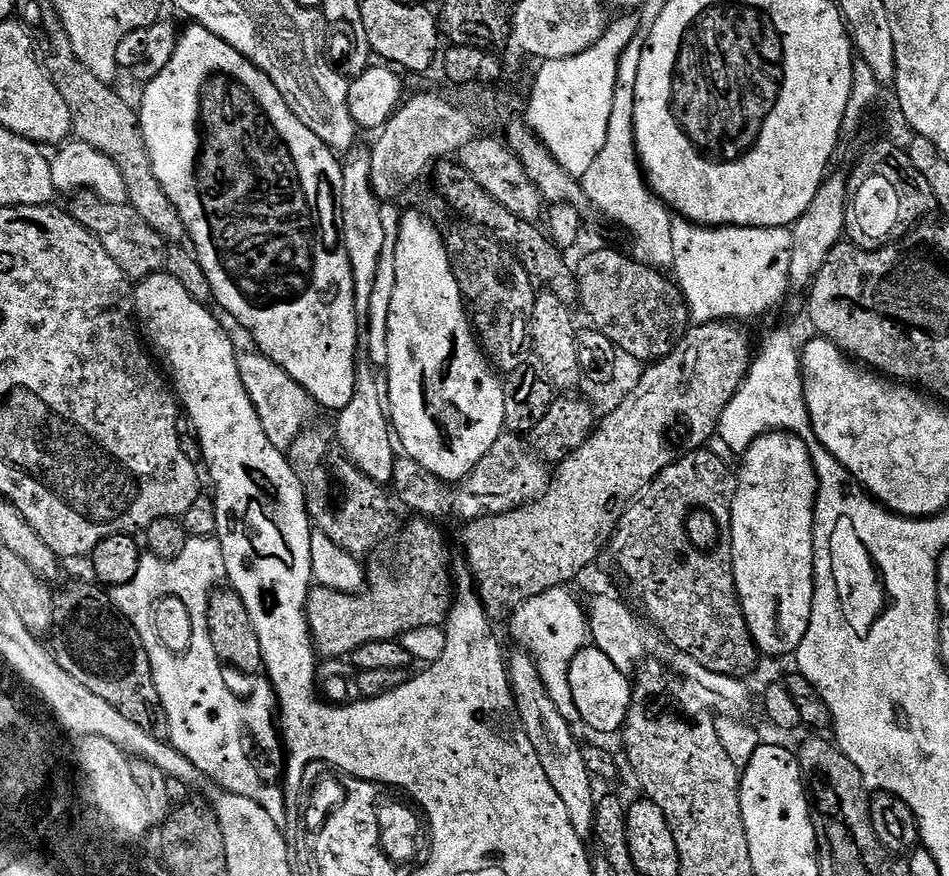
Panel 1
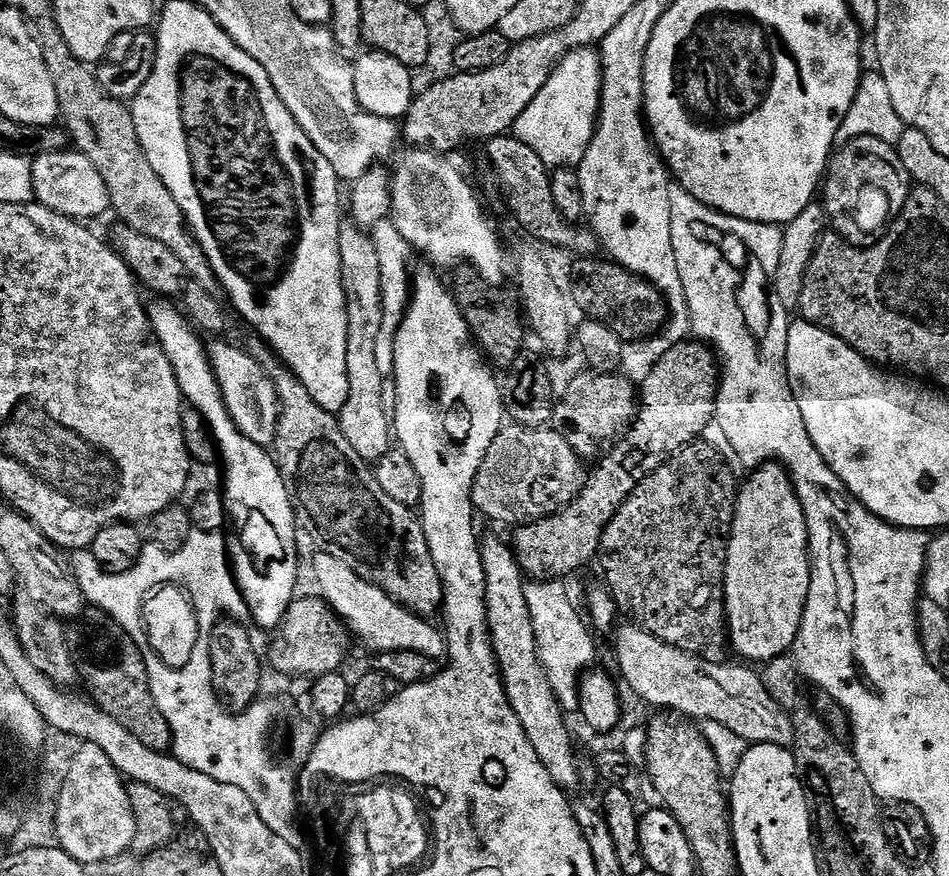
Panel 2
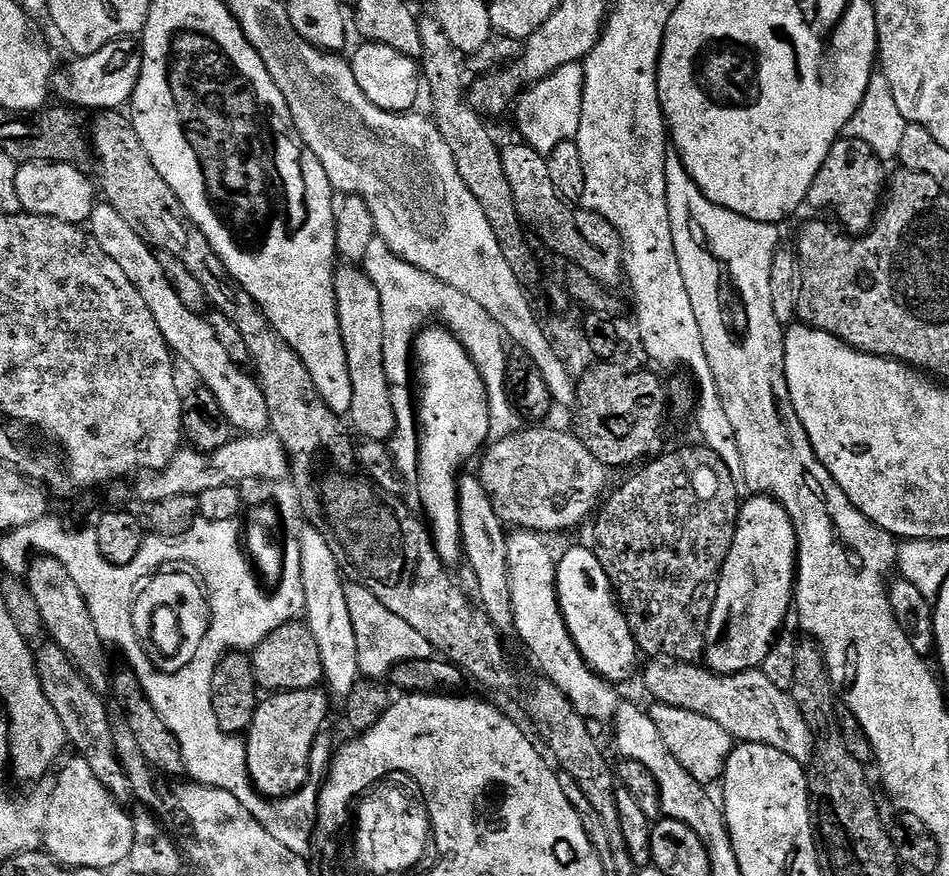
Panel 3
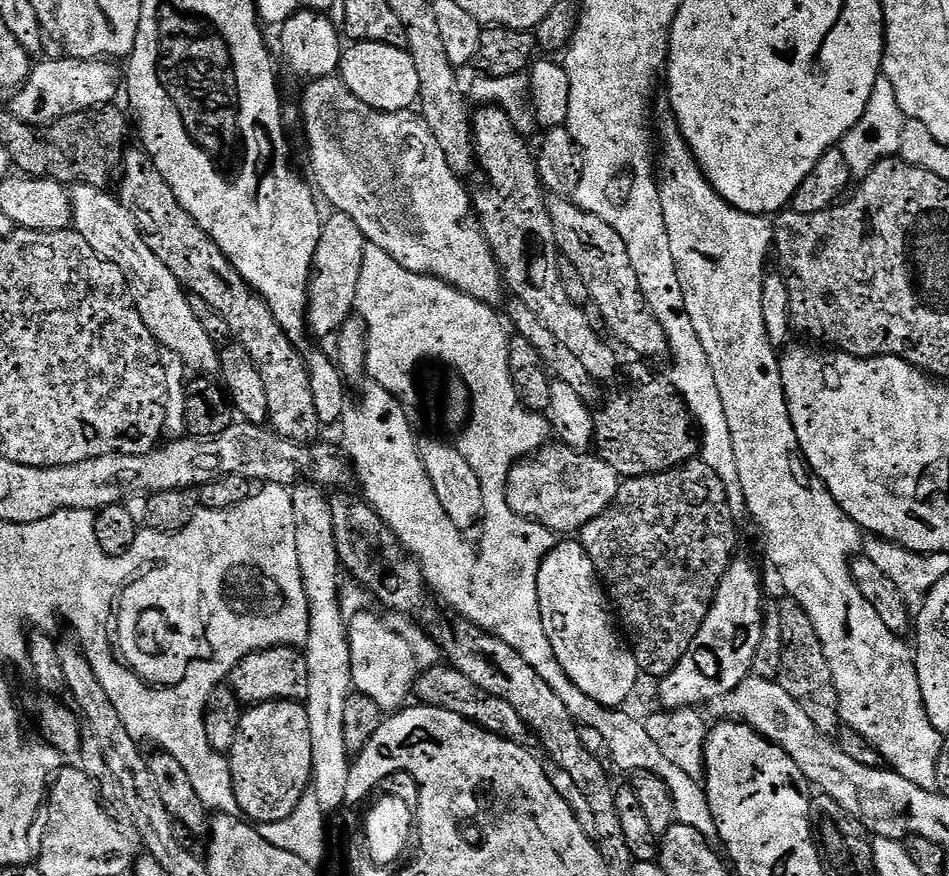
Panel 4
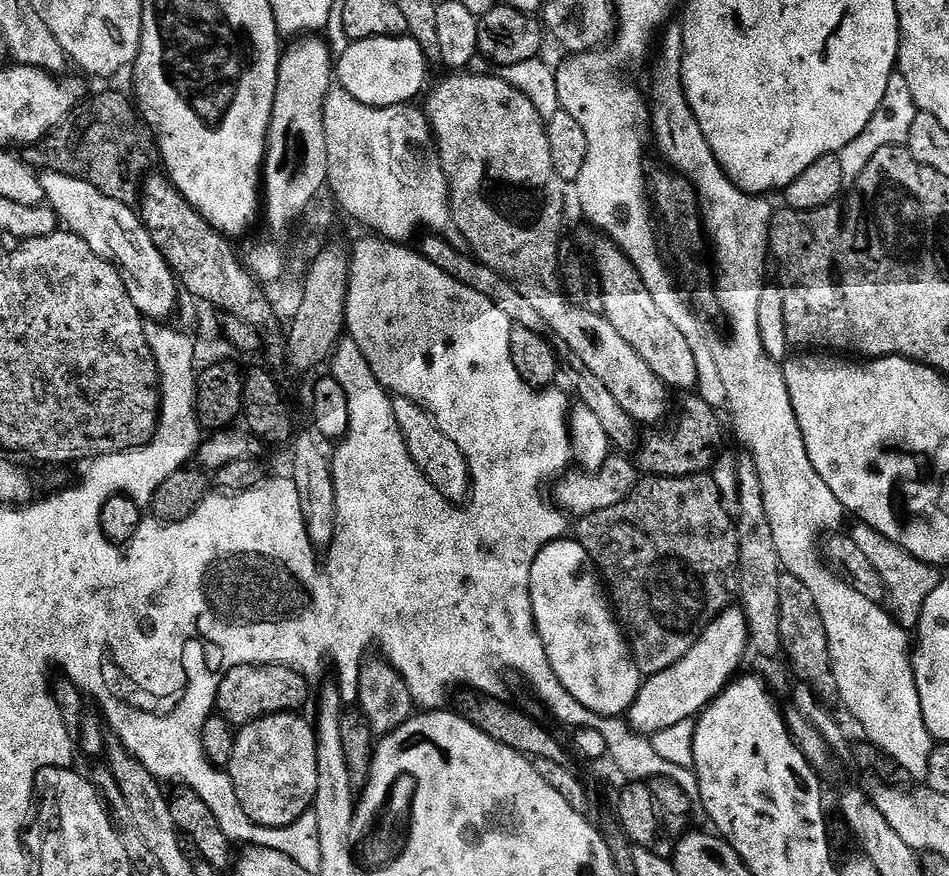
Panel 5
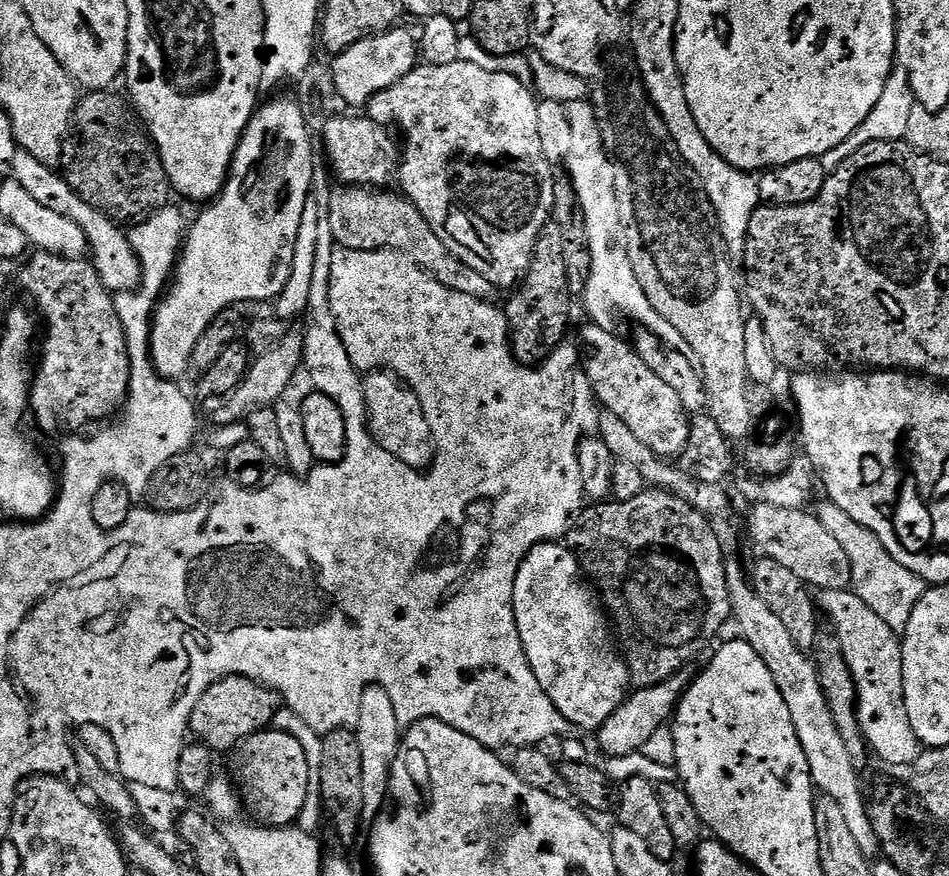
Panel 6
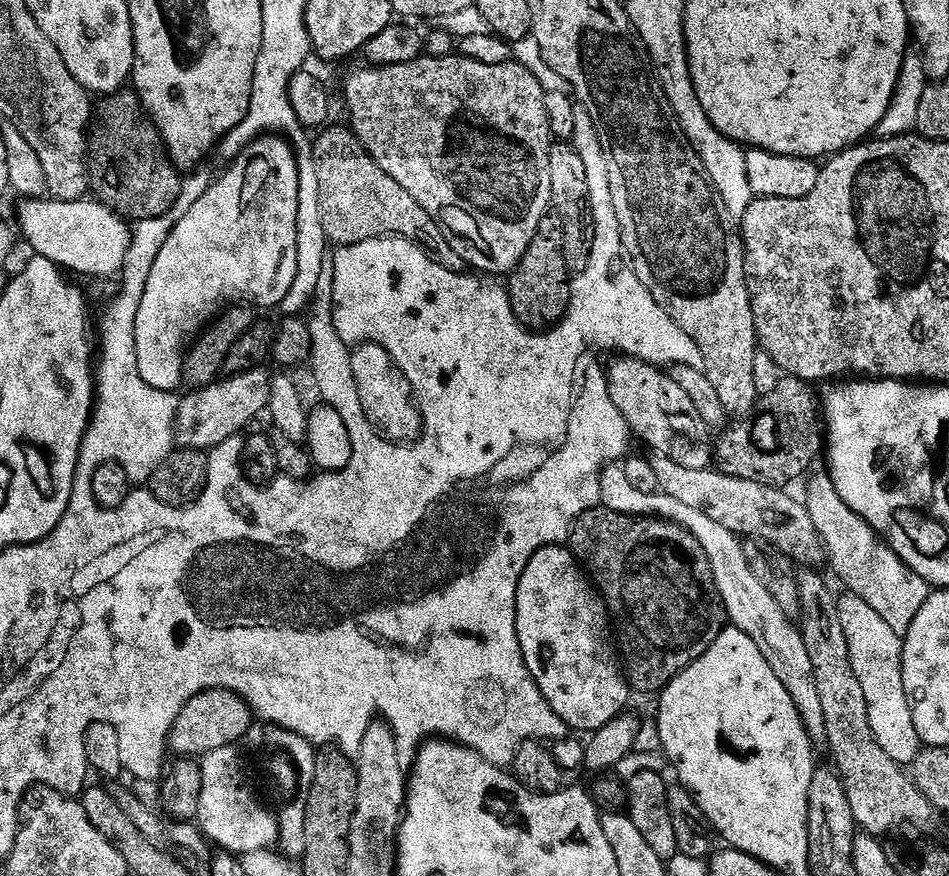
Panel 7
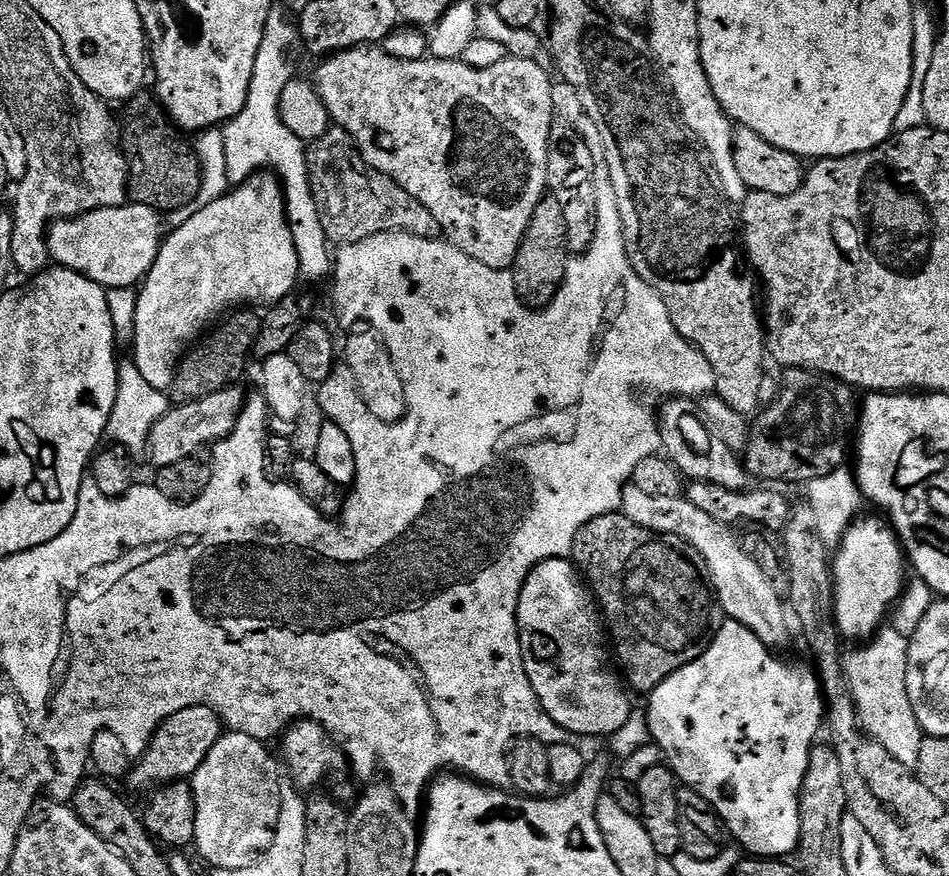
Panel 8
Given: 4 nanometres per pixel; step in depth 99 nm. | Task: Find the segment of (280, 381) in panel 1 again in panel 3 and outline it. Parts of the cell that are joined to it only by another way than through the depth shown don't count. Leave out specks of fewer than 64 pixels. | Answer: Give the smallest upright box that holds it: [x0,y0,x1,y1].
[88,202,270,434]

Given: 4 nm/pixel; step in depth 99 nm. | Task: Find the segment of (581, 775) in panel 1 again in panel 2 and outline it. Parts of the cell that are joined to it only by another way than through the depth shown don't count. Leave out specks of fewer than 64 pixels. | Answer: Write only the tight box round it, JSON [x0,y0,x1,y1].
[480,535,580,794]

